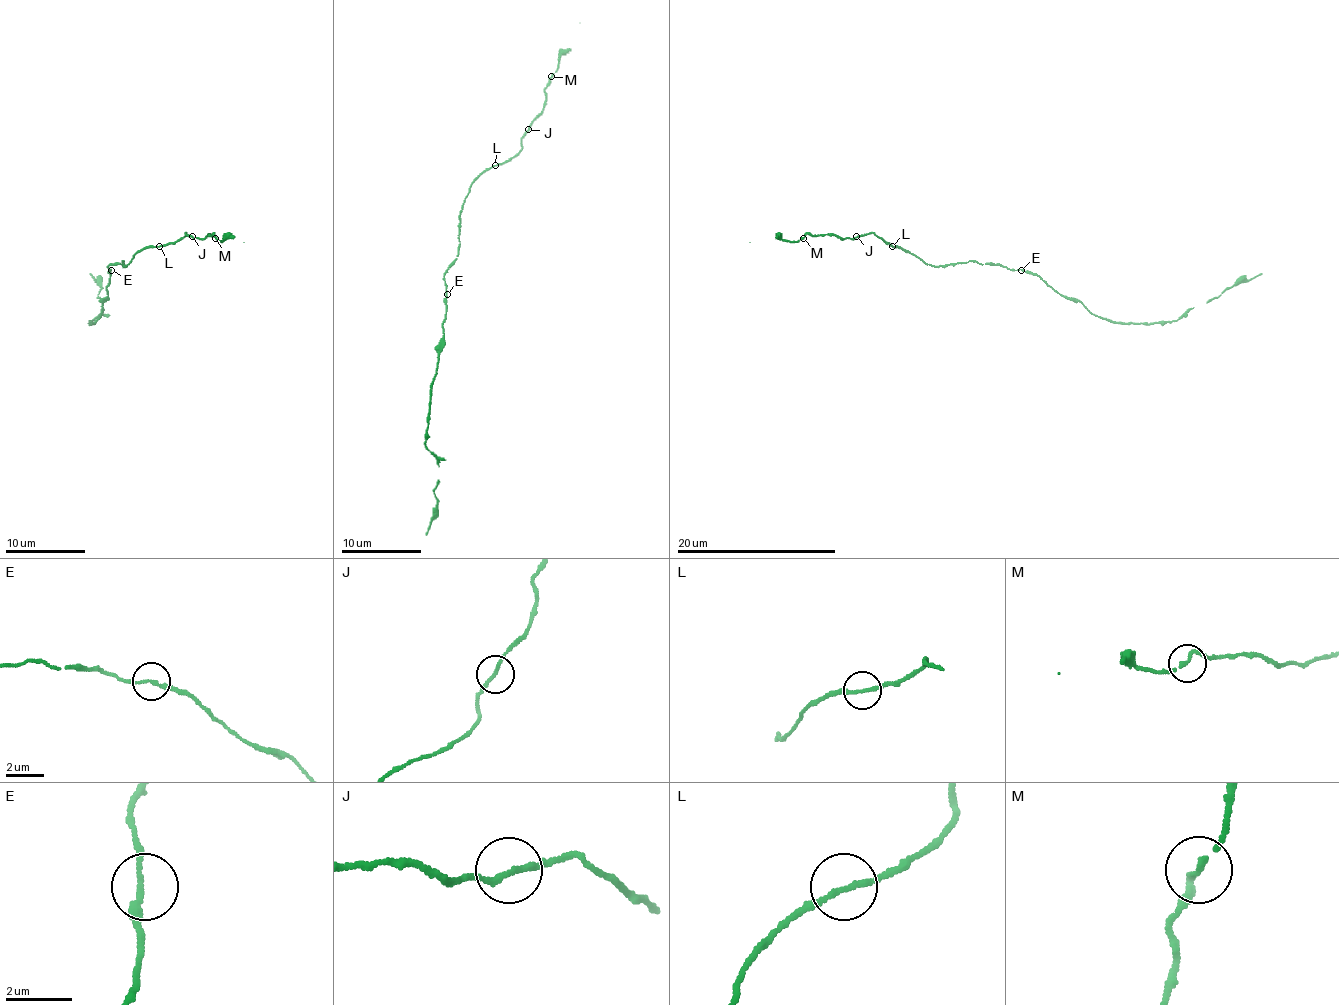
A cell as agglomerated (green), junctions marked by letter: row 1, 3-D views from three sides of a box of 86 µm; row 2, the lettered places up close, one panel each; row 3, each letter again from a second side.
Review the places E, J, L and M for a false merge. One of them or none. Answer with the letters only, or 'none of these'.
none of these

